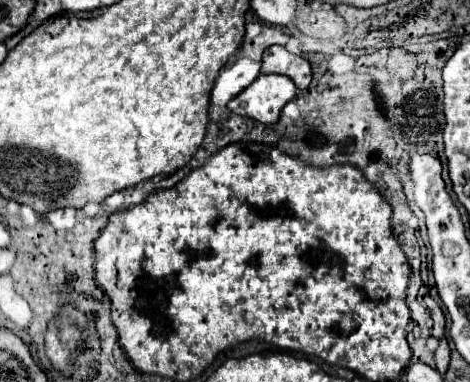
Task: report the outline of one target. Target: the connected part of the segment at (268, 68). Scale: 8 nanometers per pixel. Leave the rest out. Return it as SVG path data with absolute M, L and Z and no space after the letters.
M272 45L264 51L262 57L262 73L280 73L286 75L294 81L294 85L298 89L306 89L312 81L312 71L310 71L310 63L300 57L294 55L290 51L286 51L280 45Z

